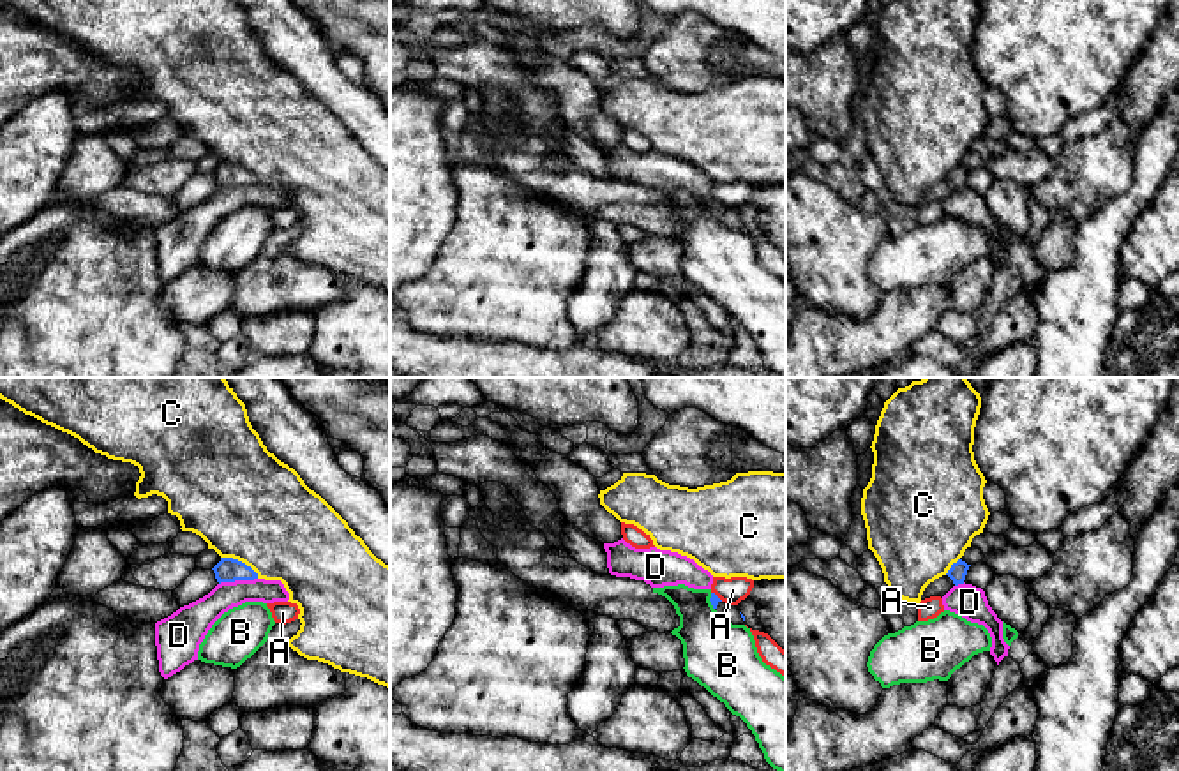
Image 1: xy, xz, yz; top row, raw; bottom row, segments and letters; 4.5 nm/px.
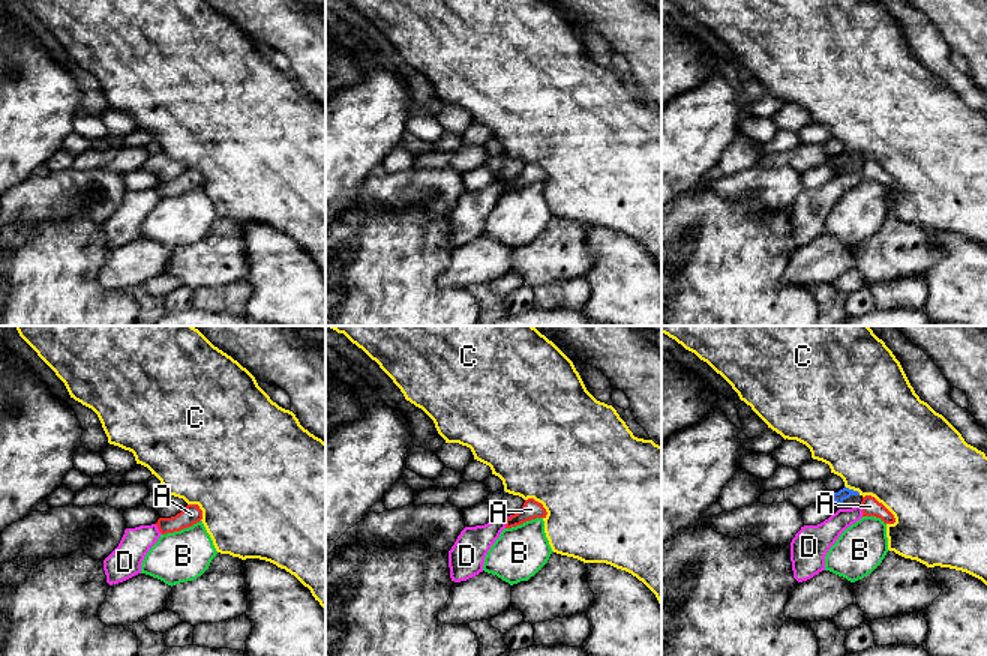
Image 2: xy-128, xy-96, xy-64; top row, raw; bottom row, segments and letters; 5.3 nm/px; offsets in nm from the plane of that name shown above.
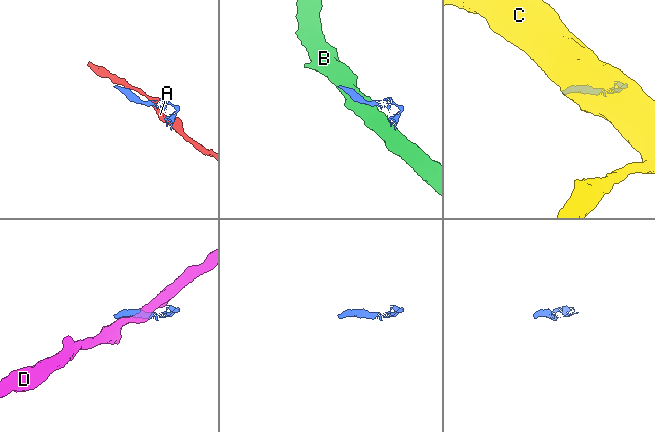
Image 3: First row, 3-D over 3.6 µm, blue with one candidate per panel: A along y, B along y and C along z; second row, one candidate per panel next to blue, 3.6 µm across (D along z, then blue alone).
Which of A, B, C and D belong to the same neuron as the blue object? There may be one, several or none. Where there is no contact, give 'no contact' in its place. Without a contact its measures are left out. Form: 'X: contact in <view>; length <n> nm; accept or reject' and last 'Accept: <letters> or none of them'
A: contact in xz; length 70 nm; reject
B: contact in xz; length 80 nm; reject
C: contact in xy; length 200 nm; reject
D: contact in xy; length 180 nm; reject
Accept: none of them

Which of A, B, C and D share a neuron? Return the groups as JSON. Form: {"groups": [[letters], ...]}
{"groups": [["A"], ["B"], ["C"], ["D"]]}

